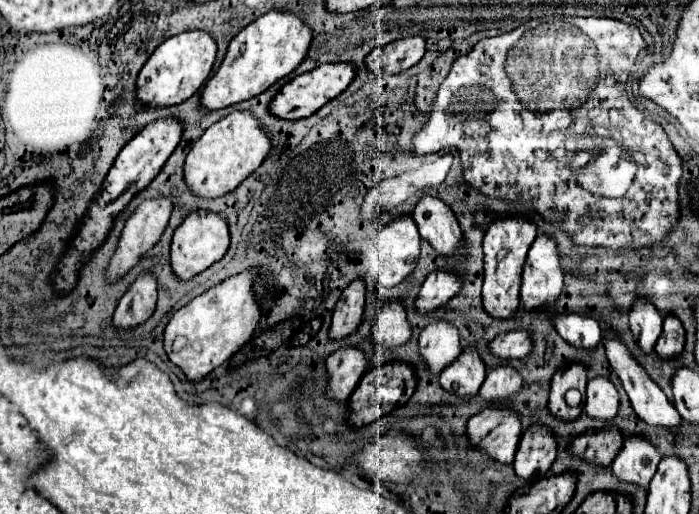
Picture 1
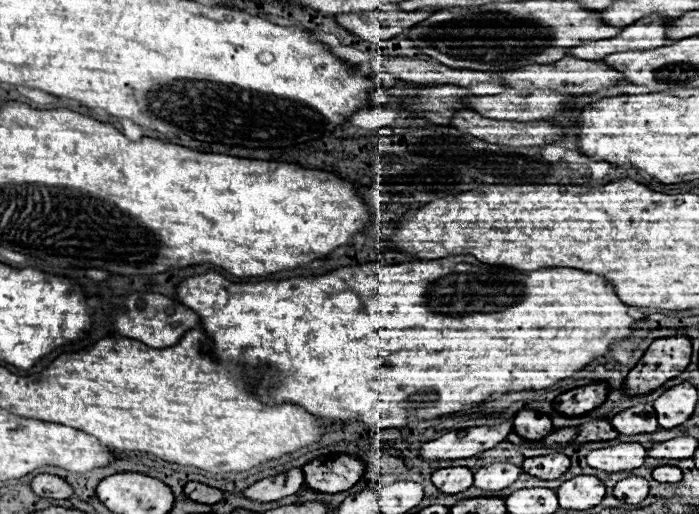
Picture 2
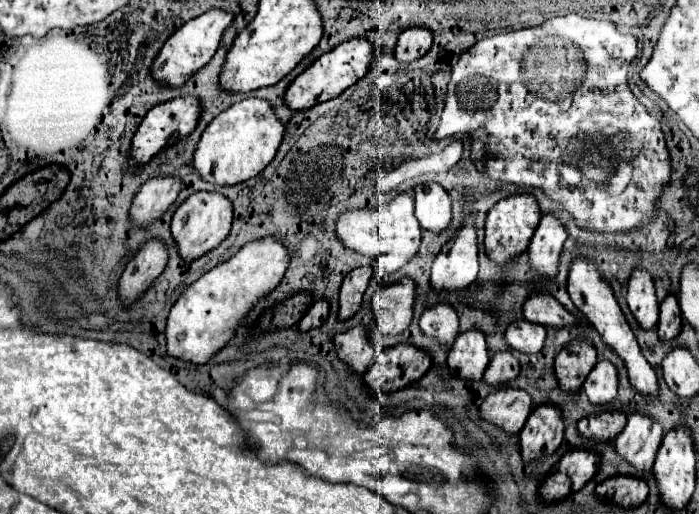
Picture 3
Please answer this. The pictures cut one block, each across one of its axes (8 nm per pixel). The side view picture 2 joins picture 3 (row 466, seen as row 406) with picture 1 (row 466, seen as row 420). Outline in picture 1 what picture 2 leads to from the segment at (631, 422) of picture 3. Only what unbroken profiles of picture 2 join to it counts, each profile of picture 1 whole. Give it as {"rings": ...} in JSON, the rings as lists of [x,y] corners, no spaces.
{"rings":[[[630,438],[612,462],[612,474],[628,484],[648,488],[652,476],[656,474],[660,462],[660,452],[652,450],[644,438]]]}

